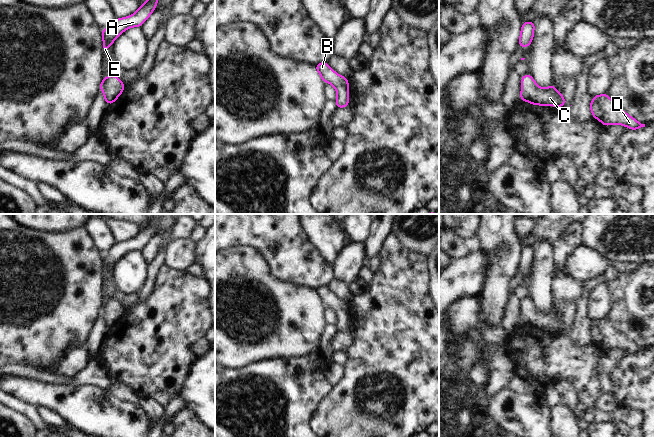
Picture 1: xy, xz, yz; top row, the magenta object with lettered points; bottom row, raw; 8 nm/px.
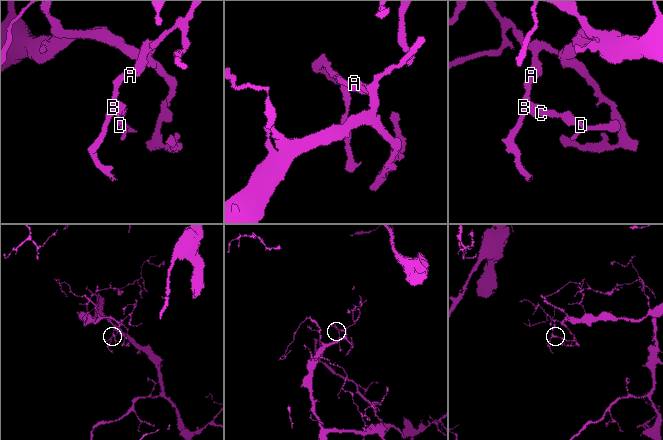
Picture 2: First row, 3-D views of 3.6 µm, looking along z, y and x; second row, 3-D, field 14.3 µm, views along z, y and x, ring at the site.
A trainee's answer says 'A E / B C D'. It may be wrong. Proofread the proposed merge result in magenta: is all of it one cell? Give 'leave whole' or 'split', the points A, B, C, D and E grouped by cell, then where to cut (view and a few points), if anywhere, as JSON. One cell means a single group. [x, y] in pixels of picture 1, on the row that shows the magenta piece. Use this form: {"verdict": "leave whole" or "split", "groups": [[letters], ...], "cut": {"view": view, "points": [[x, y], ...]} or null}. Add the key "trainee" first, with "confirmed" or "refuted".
{"trainee": "refuted", "verdict": "leave whole", "groups": [["A", "B", "C", "D", "E"]], "cut": null}

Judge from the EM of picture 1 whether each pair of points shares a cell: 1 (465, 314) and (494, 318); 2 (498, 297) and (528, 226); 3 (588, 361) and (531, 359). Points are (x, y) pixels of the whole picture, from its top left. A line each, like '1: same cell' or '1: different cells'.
1: different cells
2: different cells
3: same cell

